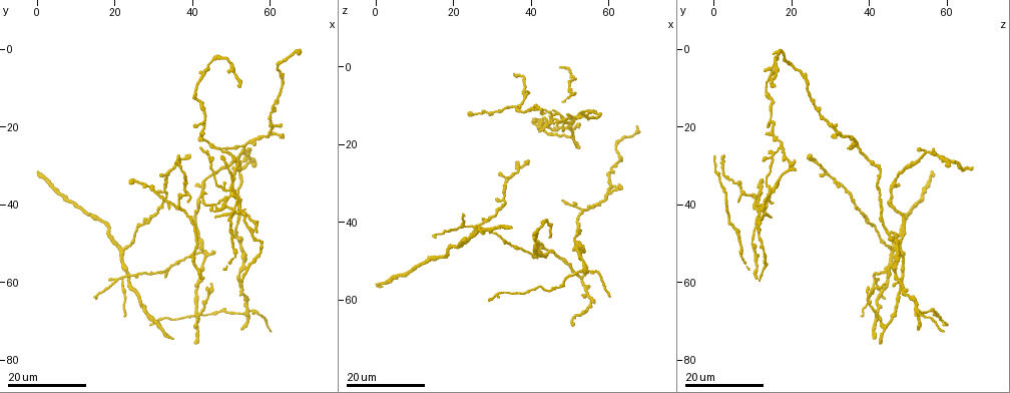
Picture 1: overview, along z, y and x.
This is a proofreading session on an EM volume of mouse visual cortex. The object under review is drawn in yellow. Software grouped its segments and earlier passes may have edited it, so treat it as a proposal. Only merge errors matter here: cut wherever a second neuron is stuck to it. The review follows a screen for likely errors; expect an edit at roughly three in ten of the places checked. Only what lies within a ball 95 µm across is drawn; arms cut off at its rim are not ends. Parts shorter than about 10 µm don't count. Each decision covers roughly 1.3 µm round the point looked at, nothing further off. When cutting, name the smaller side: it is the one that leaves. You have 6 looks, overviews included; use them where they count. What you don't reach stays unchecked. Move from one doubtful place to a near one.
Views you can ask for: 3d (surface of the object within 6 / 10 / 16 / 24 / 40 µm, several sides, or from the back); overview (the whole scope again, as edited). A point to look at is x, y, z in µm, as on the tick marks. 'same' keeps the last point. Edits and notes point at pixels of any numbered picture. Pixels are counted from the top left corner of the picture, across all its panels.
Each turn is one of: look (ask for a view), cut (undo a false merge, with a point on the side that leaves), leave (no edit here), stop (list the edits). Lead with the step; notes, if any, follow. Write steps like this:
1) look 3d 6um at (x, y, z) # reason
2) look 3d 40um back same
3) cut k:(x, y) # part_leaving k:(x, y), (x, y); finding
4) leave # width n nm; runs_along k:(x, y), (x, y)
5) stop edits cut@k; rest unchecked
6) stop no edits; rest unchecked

look 3d 24um at (36.0, 40.5, 11.0) # four-way junction

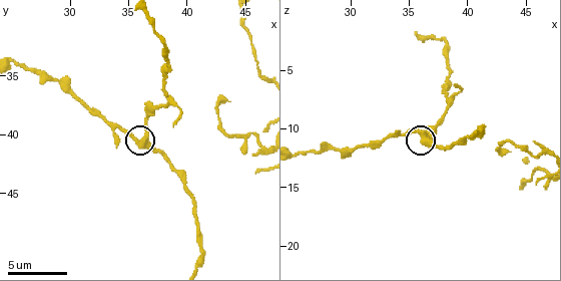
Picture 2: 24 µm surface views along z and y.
look 3d 6um at (36.4, 40.2, 11.0)

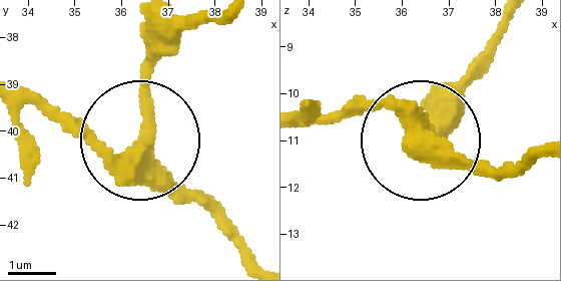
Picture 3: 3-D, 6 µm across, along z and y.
leave # arms 4; all the same neuron

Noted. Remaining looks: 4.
look 3d 24um at (51.0, 47.5, 45.5)

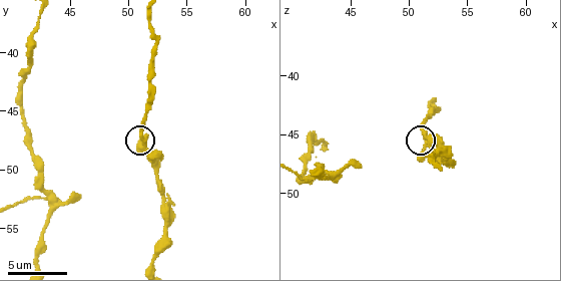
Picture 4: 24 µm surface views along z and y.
look 3d 6um at (51.2, 47.8, 45.0) # closer look

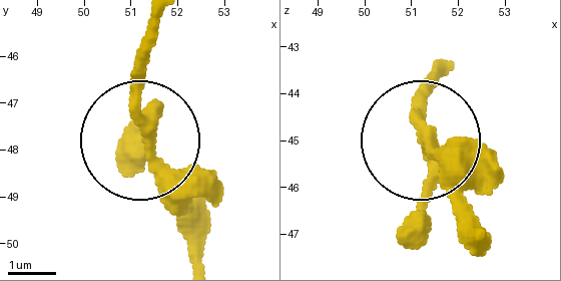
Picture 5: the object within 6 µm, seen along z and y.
leave # side_arm 56 um; arms 3; continuous, no second neuron

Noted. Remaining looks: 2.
look 3d 16um at (37.5, 28.5, 25.5) # a narrow waist

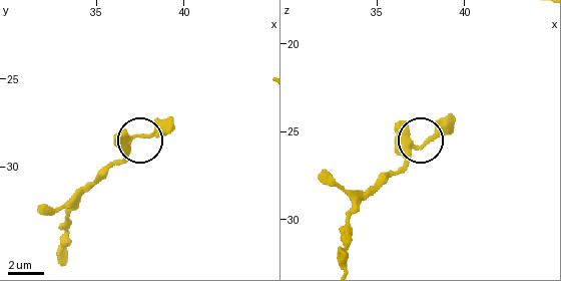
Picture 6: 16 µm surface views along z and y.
look 3d 6um at (37.5, 28.3, 25.7)

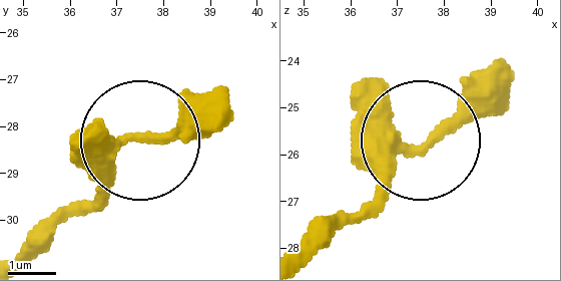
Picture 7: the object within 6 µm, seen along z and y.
leave # runs_along 7:(301, 261), (500, 61); one neuron here

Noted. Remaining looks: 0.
stop no edits; rest unchecked

